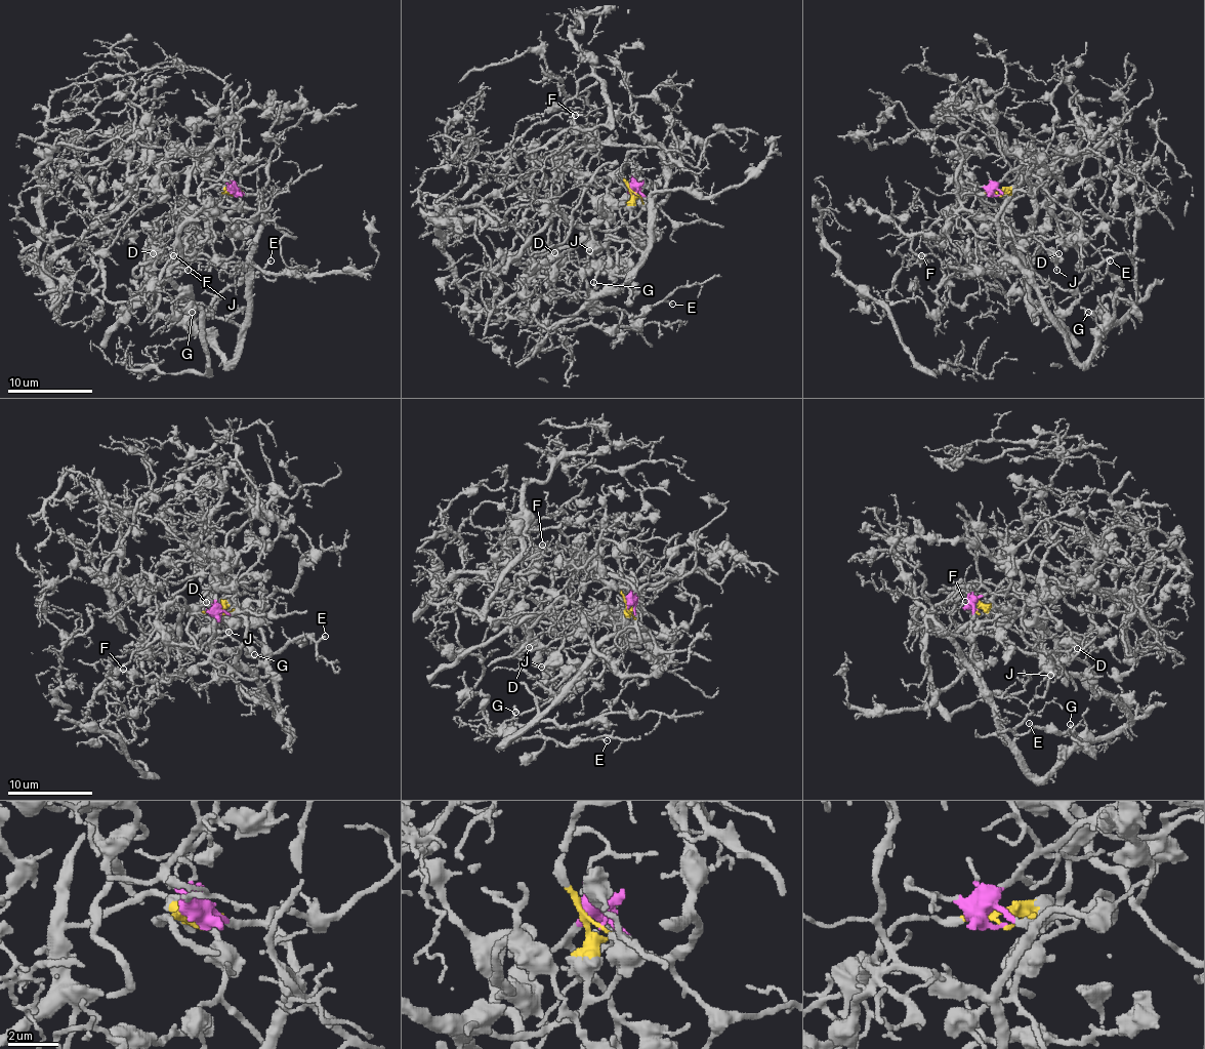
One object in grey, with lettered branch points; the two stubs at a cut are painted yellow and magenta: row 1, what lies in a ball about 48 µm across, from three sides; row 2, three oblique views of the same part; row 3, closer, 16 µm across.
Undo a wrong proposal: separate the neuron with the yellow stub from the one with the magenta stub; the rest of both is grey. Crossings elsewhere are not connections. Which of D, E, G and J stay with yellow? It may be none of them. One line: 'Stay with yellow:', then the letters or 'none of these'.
Stay with yellow: D, J

